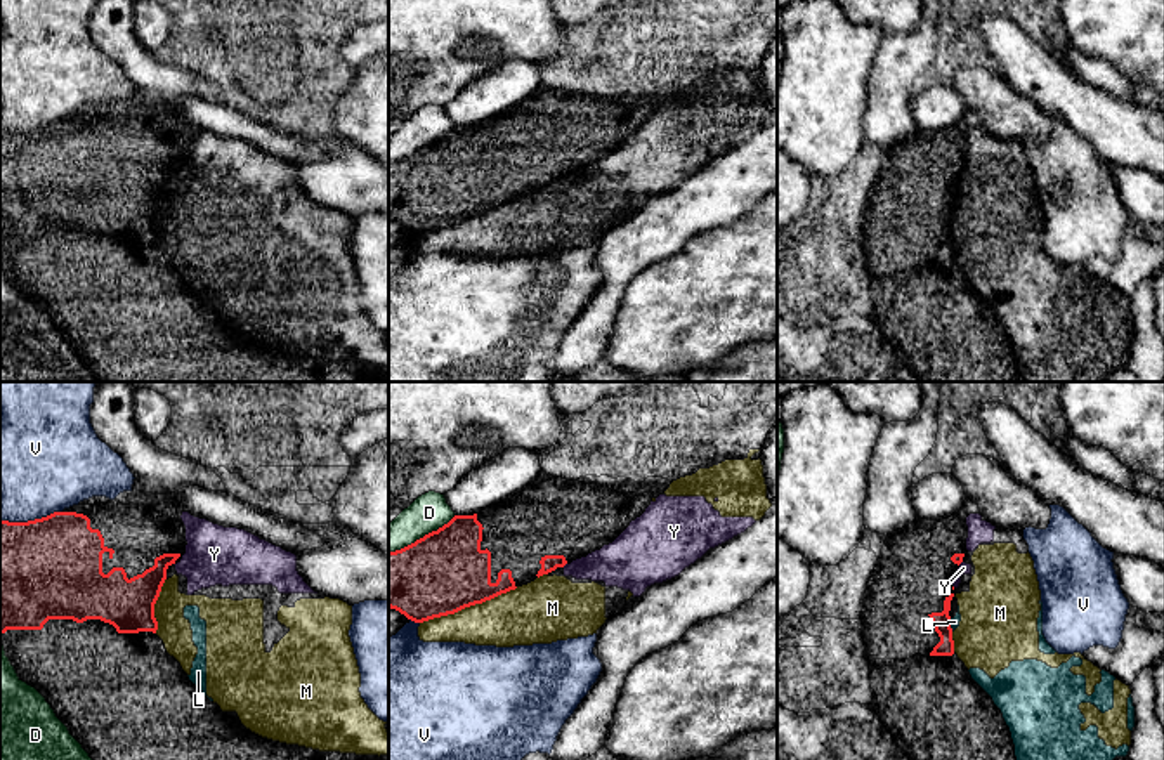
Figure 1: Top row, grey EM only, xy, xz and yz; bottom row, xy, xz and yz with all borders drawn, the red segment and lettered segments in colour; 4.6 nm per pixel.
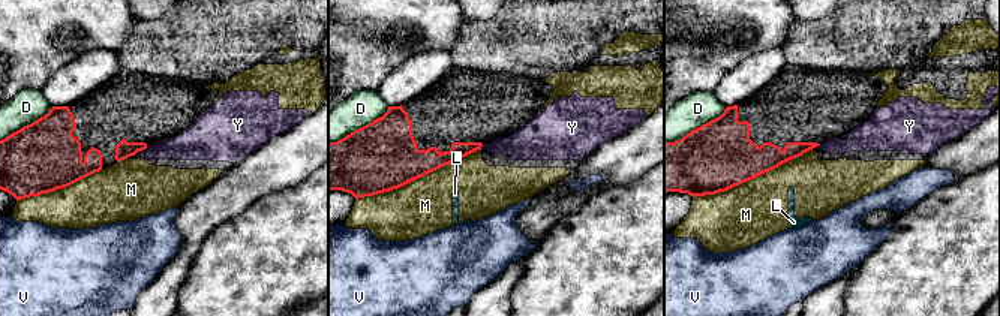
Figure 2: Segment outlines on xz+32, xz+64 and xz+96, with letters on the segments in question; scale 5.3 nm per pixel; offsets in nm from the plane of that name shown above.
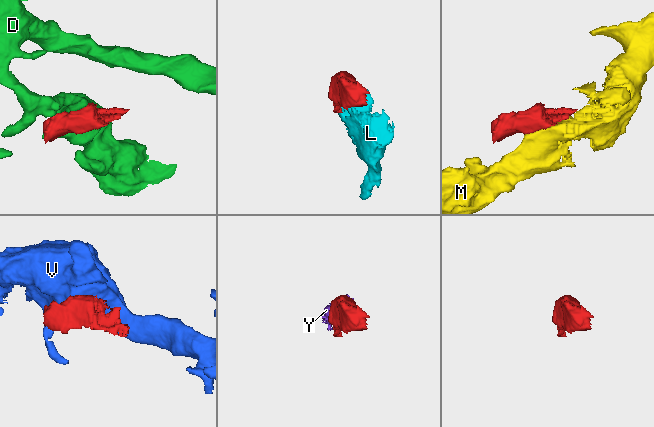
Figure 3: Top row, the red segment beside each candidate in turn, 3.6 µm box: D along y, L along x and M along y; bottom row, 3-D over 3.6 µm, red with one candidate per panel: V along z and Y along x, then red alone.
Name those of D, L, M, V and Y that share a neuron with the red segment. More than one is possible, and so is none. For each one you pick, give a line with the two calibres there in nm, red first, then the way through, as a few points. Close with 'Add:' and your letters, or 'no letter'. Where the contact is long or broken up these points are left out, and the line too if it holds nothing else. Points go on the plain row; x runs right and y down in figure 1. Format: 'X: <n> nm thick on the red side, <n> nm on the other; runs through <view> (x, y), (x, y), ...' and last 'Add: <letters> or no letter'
Add: no letter

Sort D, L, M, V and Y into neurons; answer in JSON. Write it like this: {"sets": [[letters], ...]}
{"sets": [["D"], ["L", "M", "Y"], ["V"]]}

